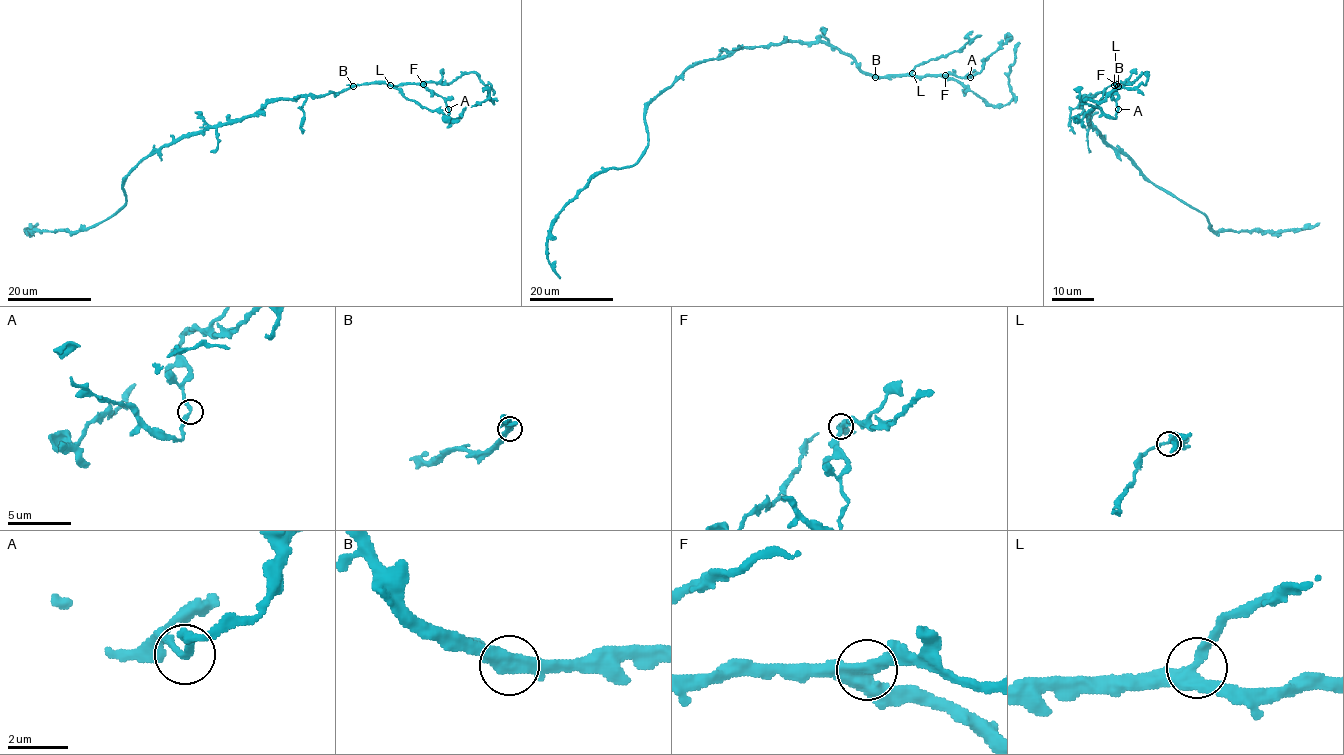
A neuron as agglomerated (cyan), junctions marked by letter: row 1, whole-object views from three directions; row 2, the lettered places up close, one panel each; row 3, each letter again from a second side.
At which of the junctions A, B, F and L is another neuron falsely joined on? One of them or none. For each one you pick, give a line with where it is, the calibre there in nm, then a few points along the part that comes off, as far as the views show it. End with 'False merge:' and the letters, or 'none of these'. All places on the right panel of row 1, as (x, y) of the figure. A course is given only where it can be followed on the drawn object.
False merge: none of these

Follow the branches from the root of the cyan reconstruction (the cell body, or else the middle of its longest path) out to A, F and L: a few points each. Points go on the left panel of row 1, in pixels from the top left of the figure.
A: (222, 123), (253, 116), (269, 101), (323, 96), (376, 83), (423, 84), (444, 99), (448, 109)
F: (222, 123), (253, 116), (267, 103), (279, 99), (323, 96), (376, 83), (423, 84)
L: (222, 123), (253, 116), (269, 101), (323, 96), (358, 85), (390, 85)

